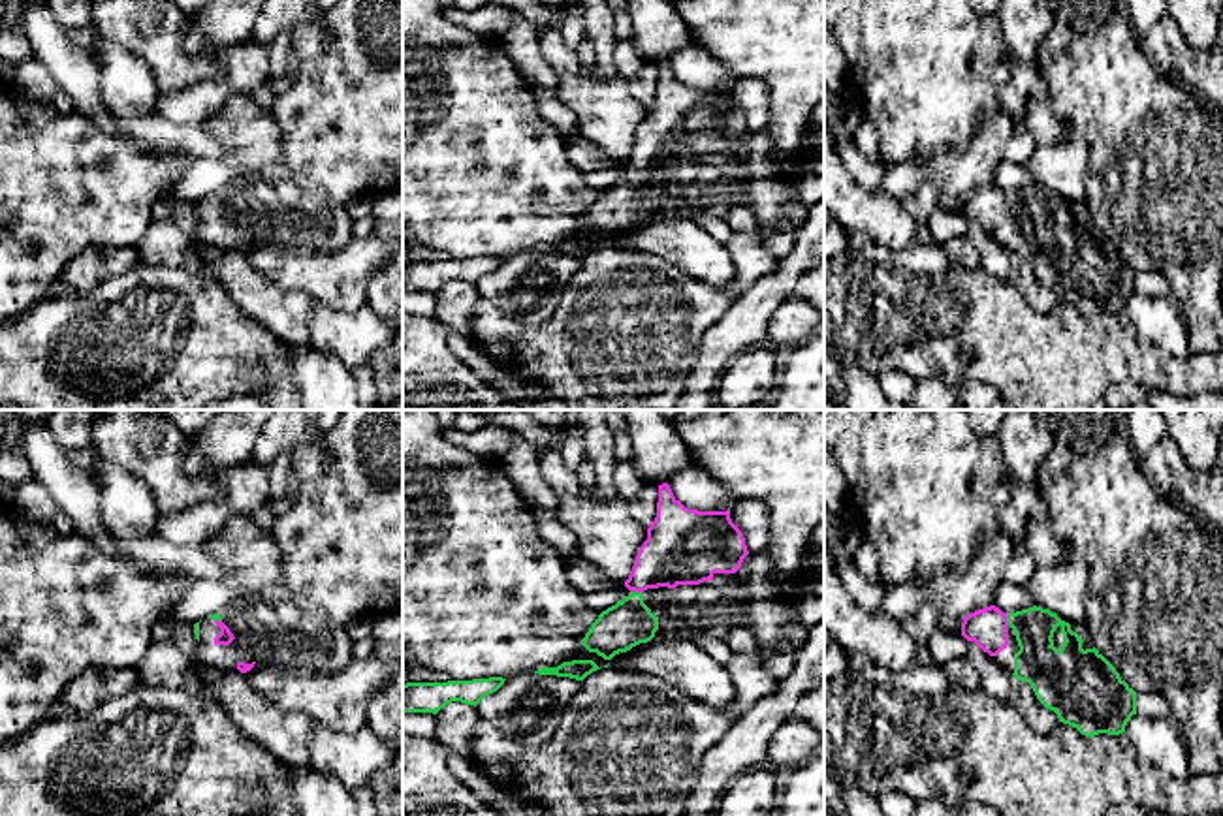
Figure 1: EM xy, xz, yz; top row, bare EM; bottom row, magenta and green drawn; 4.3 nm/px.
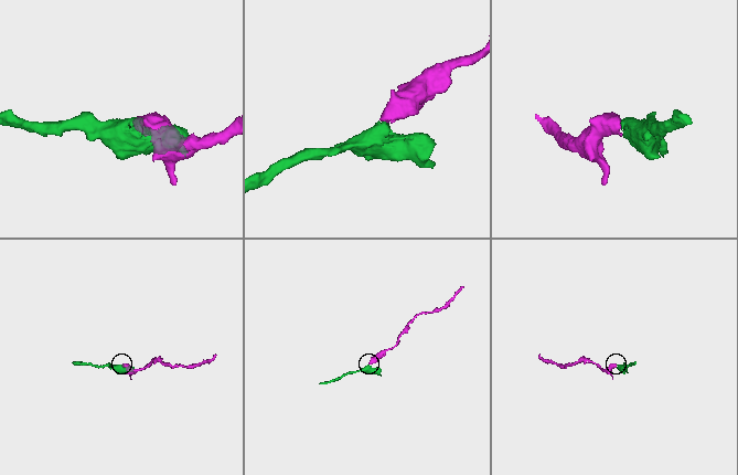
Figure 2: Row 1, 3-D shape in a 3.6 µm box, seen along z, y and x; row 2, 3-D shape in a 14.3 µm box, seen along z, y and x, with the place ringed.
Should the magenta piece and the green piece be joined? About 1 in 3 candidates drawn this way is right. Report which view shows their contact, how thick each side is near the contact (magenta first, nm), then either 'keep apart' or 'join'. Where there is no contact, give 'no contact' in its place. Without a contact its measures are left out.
yz | 160/190 nm | join

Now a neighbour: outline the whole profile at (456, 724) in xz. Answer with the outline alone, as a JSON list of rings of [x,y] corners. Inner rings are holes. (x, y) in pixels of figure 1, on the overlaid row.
[[[452,701],[437,714],[435,739],[465,758],[470,756],[474,731],[482,716],[474,705]]]

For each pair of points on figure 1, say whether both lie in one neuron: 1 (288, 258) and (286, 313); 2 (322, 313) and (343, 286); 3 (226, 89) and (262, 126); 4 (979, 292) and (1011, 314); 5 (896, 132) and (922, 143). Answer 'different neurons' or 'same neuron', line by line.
1: different neurons
2: different neurons
3: different neurons
4: same neuron
5: same neuron

